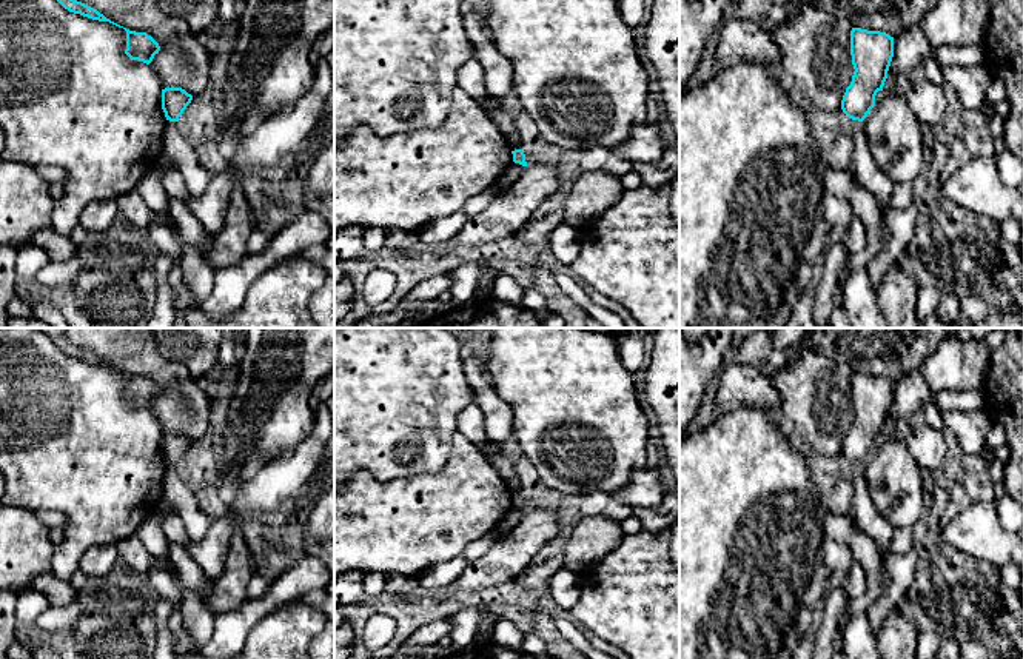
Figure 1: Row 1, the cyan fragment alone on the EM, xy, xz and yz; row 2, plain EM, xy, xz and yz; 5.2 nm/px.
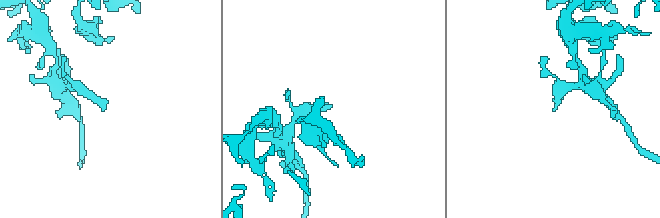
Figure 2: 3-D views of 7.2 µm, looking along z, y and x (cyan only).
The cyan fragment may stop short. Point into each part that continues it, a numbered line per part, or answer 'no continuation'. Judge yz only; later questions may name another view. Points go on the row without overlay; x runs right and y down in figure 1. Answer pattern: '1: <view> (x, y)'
no continuation

